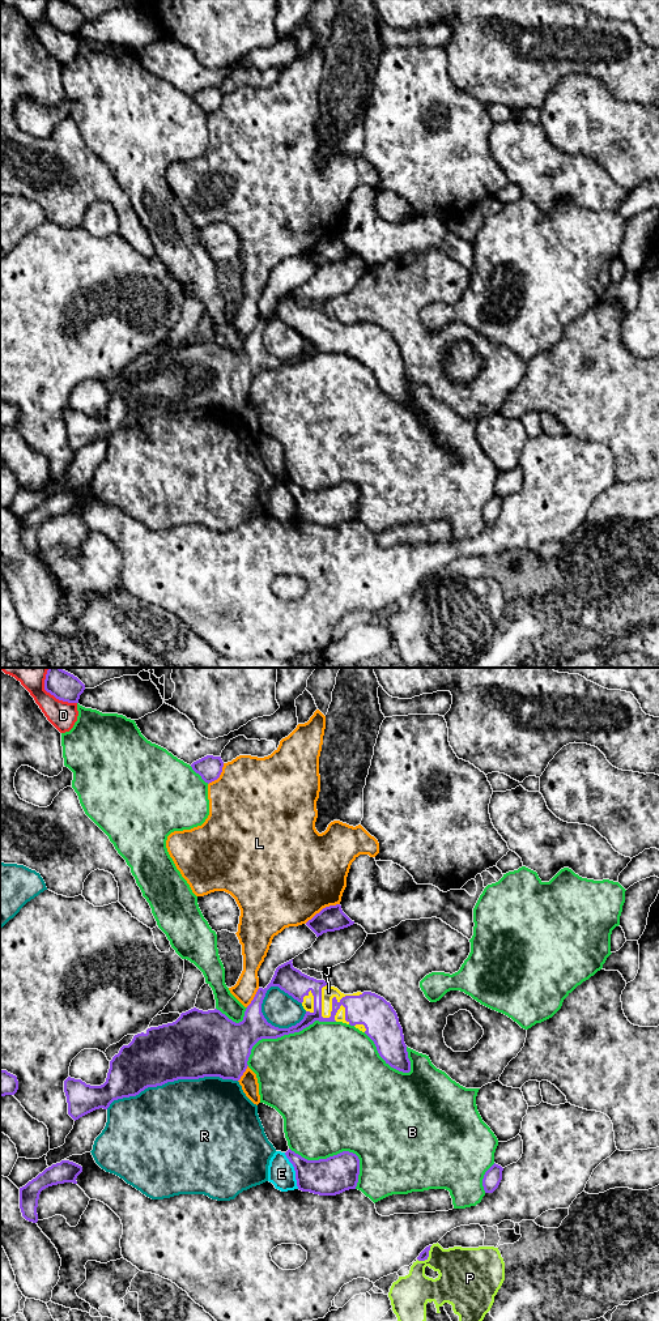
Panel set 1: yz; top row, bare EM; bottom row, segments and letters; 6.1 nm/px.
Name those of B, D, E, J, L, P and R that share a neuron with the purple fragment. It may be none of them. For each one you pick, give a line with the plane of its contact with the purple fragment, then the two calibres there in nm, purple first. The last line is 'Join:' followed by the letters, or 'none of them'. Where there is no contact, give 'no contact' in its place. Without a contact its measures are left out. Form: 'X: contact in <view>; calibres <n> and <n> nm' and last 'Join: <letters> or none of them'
J: contact in yz; calibres 200 and 90 nm
P: contact in yz; calibres 60 and 320 nm
Join: J, P

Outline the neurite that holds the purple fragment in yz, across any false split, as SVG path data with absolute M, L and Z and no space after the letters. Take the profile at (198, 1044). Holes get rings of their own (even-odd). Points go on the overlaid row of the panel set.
M293 959L279 966L271 983L264 989L258 989L245 1011L242 1022L233 1022L217 1009L203 1011L194 1007L182 1013L173 1023L150 1027L145 1034L135 1035L132 1041L123 1045L110 1061L110 1069L103 1085L90 1086L81 1079L68 1077L64 1081L68 1115L76 1121L95 1109L107 1109L114 1100L136 1096L148 1087L162 1086L178 1079L220 1077L239 1081L248 1066L251 1049L259 1040L277 1039L299 1032L315 1020L343 1022L354 1026L374 1041L379 1056L386 1064L403 1073L411 1071L403 1028L390 1002L371 992L344 994L324 980L316 980L302 973L293 967L292 962ZM271 987L279 987L302 1003L306 1014L299 1023L289 1028L279 1028L267 1022L262 1013L262 1003Z

